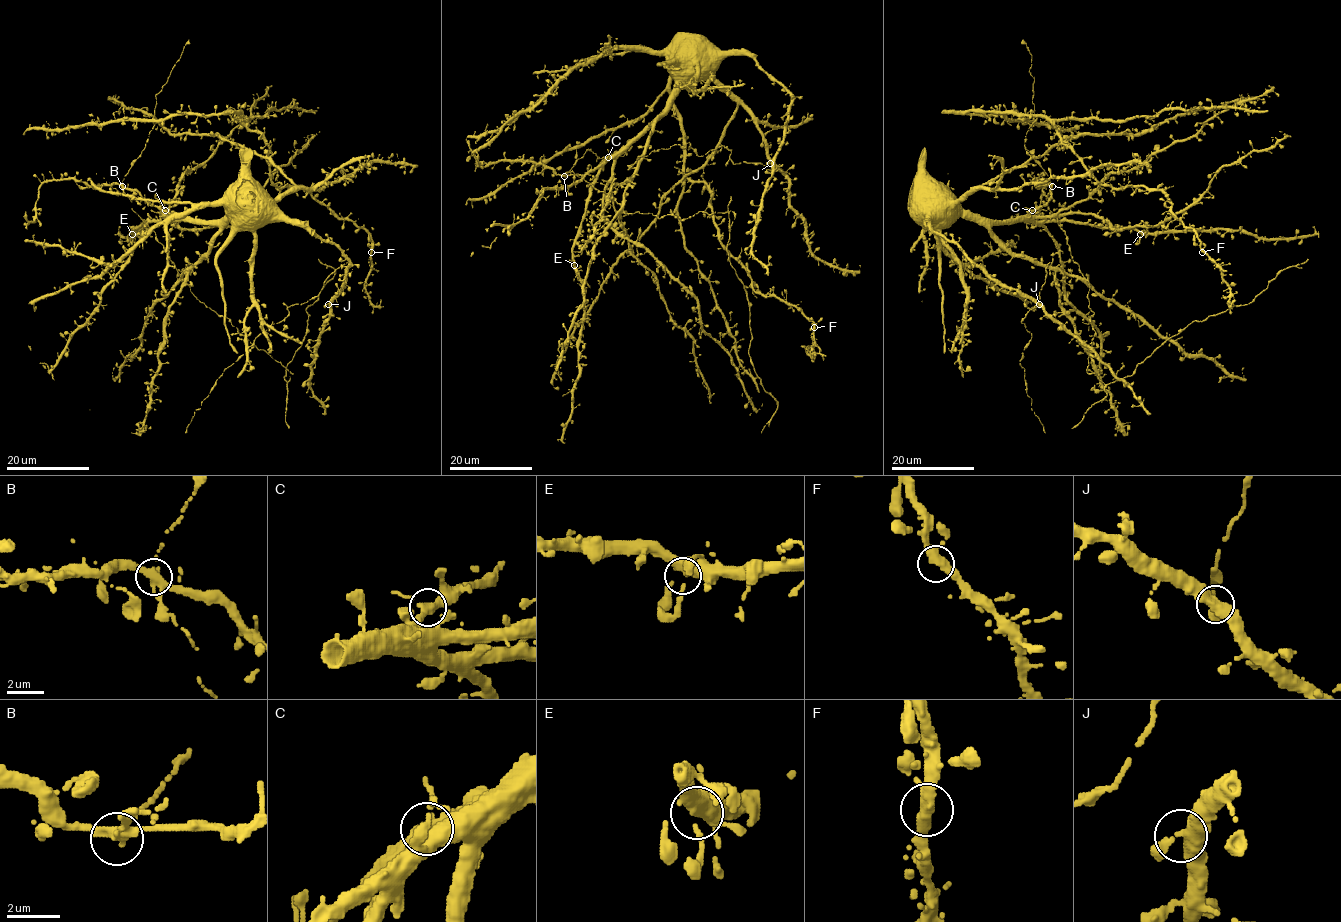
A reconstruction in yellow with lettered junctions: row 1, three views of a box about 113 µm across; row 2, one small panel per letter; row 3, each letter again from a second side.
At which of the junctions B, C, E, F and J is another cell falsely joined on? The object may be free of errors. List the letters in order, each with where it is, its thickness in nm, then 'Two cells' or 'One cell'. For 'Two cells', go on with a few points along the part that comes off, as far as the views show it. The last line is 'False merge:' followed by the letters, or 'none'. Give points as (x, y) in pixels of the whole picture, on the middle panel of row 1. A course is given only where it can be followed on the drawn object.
B: Place: (564, 176). Thickness 360 nm. One cell
C: Place: (608, 157). Thickness 320 nm. One cell
E: Place: (574, 265). Thickness 360 nm. One cell
F: Place: (814, 327). Thickness 360 nm. One cell
J: Place: (770, 163). Thickness 360 nm. One cell
False merge: none

